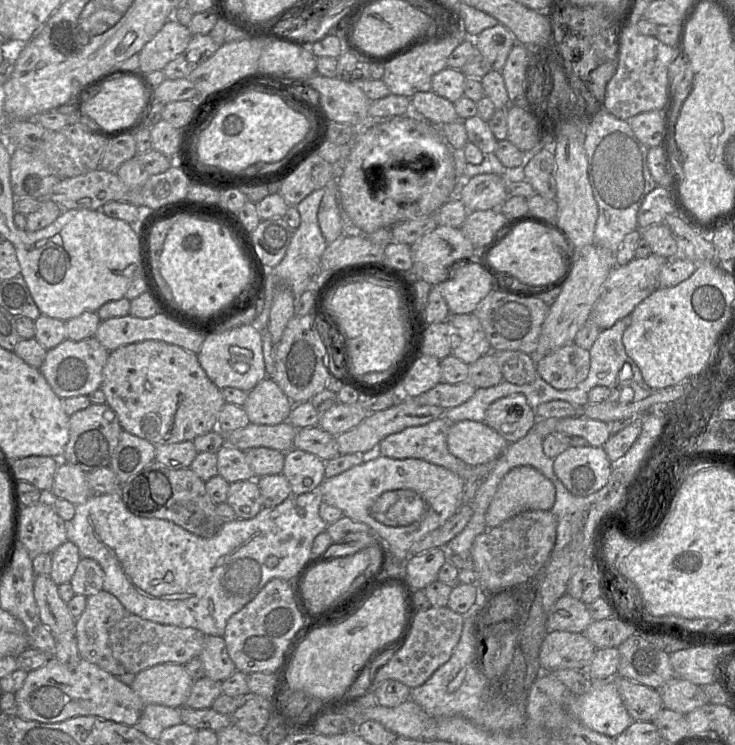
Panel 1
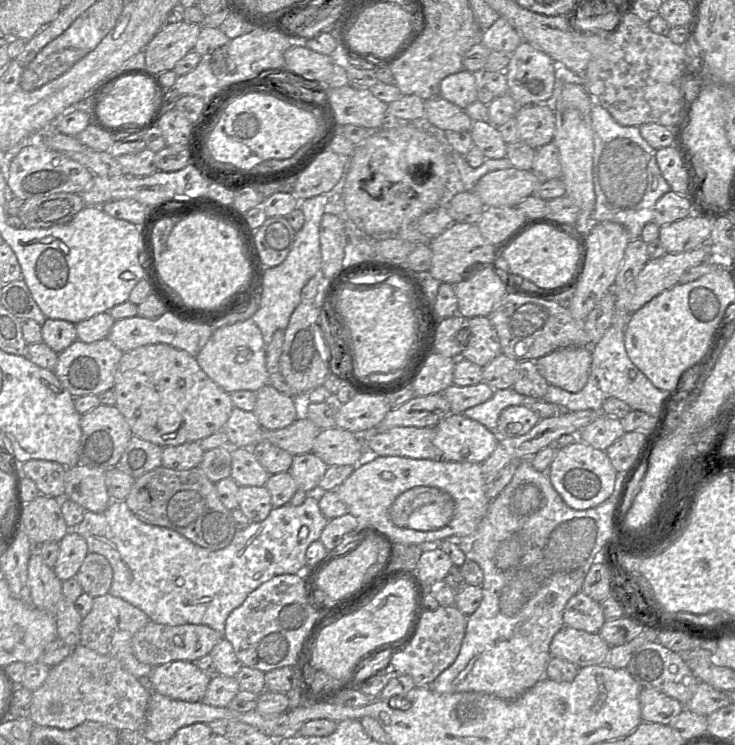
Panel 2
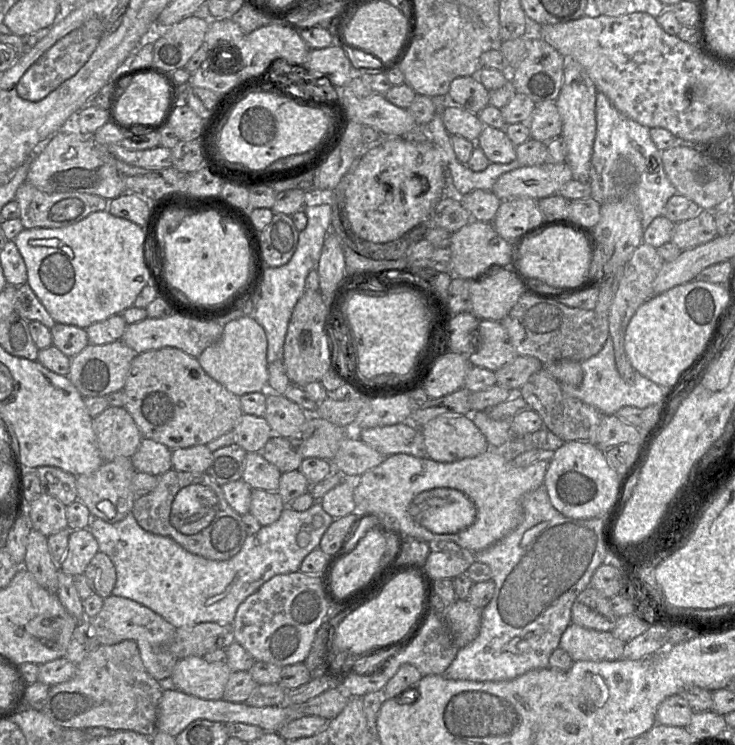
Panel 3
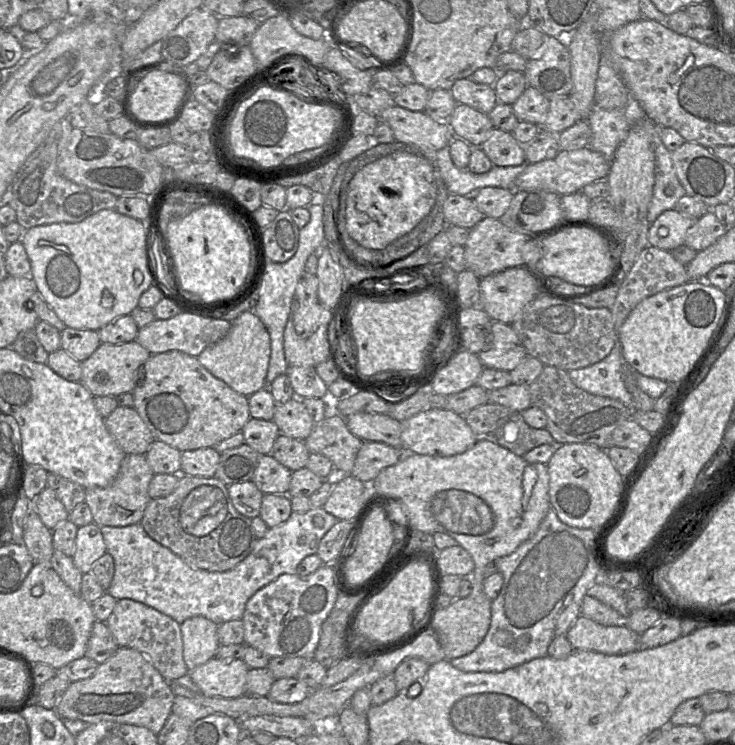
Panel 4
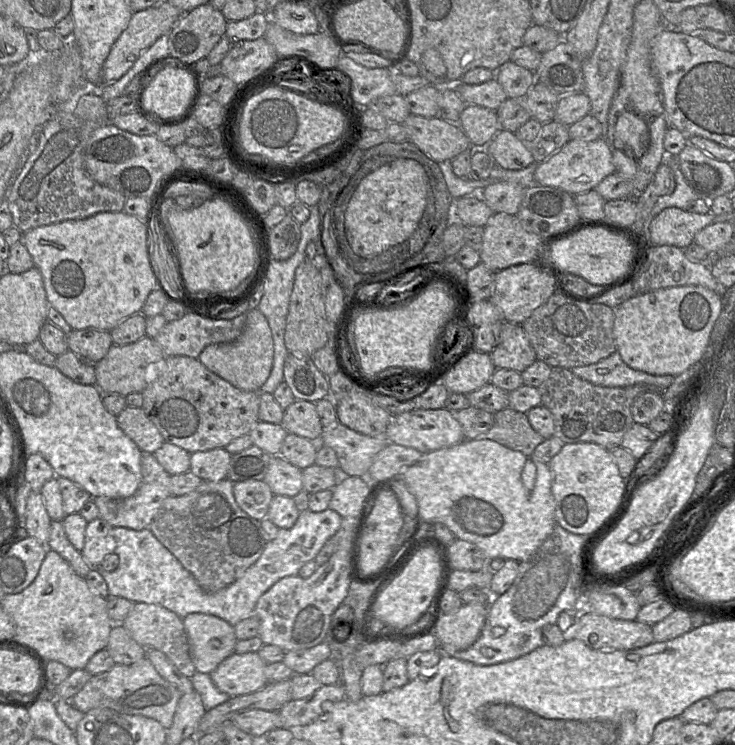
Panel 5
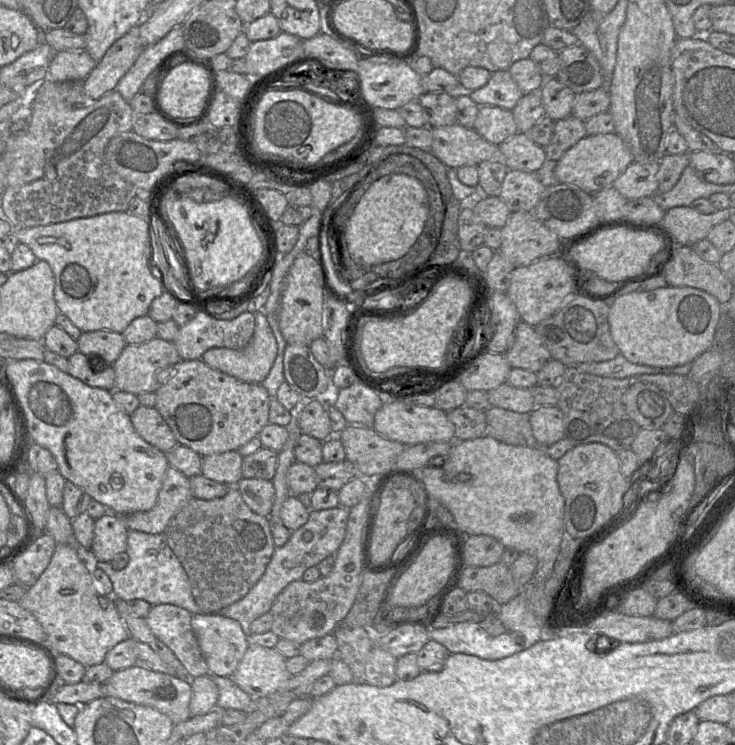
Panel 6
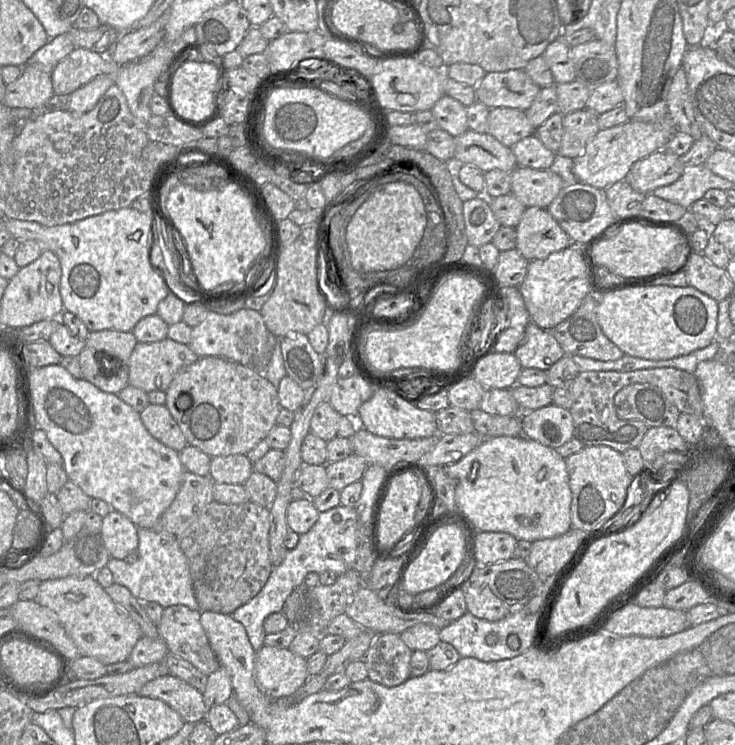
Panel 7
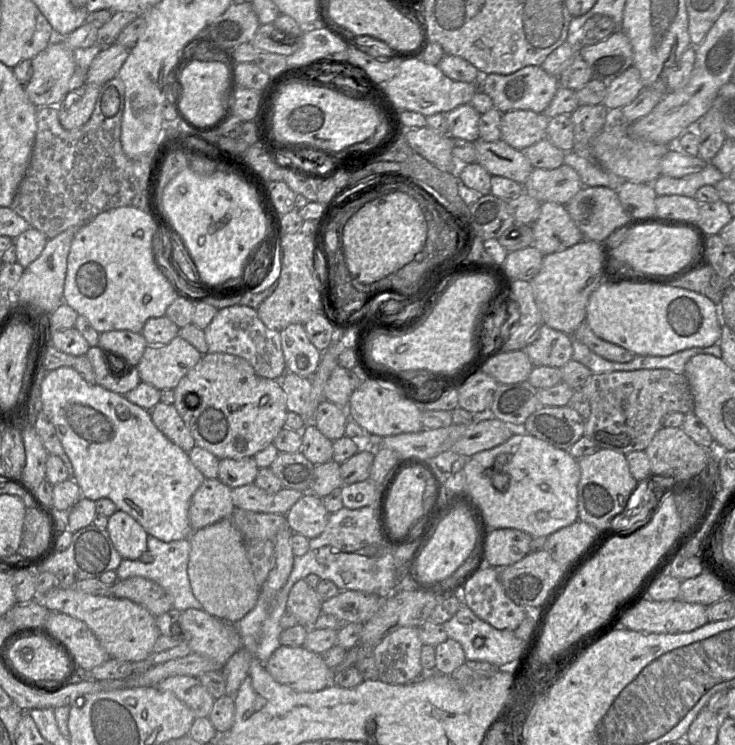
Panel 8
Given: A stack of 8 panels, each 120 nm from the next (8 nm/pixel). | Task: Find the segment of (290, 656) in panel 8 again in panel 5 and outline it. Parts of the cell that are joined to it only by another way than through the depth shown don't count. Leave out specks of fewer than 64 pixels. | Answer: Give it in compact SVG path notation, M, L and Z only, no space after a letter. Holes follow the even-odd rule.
M257 652L233 653L210 673L214 685L231 698L261 690L267 684L267 664Z

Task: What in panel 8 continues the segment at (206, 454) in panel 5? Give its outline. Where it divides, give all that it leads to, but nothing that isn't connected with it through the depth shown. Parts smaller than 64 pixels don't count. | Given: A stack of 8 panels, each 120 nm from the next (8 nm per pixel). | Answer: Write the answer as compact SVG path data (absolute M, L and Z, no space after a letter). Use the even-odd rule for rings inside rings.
M254 457L219 459L218 479L233 489L254 483L258 470Z

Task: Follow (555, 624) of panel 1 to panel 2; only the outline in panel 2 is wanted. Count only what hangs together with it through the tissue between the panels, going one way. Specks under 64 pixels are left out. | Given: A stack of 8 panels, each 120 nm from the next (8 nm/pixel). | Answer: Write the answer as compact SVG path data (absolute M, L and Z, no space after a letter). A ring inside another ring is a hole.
M579 591L566 603L563 623L564 626L576 630L598 633L605 623L605 618L600 604Z

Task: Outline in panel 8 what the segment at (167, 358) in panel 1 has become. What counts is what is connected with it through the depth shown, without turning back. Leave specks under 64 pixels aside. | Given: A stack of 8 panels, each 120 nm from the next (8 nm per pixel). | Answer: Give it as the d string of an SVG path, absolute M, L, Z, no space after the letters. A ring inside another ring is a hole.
M219 352L203 354L173 390L173 404L190 430L195 445L206 449L219 459L253 457L273 443L276 435L285 426L288 409L280 380L259 375L246 359L236 355Z

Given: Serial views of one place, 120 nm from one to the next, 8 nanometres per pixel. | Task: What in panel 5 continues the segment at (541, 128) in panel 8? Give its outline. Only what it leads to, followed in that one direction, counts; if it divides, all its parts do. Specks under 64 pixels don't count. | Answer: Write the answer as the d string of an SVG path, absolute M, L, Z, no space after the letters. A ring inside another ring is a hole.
M466 104L458 125L468 137L473 149L485 148L502 129L496 110Z

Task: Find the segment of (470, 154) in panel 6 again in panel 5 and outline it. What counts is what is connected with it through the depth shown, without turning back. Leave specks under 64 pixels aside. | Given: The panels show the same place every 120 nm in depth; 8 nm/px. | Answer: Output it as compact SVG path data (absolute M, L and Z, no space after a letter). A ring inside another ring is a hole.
M410 113L406 120L399 124L406 128L409 140L437 163L452 161L461 152L471 149L471 143L458 123L451 123L440 117L423 117Z

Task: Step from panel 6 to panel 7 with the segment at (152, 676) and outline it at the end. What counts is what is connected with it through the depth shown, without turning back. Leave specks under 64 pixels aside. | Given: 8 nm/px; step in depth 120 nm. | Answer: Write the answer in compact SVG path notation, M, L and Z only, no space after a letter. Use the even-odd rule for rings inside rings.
M158 677L146 683L138 694L163 701L185 722L197 723L206 718L207 708L202 693L177 677Z

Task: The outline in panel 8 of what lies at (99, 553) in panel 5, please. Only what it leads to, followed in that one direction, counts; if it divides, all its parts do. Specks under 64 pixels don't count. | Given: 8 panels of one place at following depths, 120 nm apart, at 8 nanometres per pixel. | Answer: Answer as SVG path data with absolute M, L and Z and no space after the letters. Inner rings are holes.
M117 510L108 518L106 527L111 541L124 559L137 560L147 551L148 533L132 516Z

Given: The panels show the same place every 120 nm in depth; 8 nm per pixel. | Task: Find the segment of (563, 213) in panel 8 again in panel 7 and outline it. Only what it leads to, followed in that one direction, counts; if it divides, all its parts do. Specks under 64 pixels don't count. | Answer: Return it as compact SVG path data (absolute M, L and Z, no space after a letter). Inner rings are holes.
M526 207L515 229L516 249L529 261L545 259L572 244L567 233L545 208Z

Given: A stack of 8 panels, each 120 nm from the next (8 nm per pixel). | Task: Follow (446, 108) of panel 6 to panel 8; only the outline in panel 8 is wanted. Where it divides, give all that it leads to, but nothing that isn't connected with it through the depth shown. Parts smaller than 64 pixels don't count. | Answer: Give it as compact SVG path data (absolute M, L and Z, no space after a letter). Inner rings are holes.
M463 104L446 114L449 135L453 138L474 142L480 138L479 120L481 114L470 104Z

